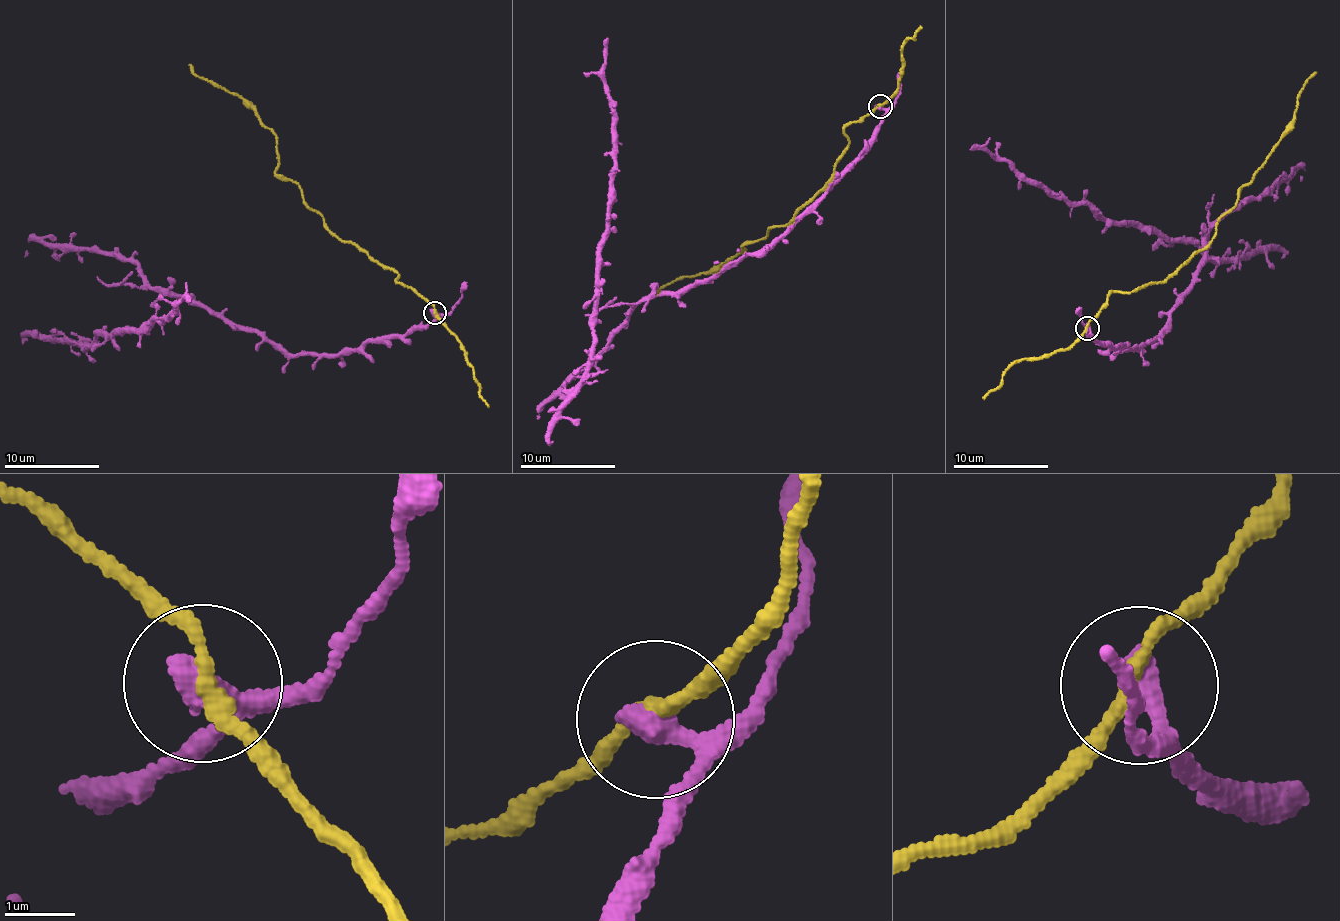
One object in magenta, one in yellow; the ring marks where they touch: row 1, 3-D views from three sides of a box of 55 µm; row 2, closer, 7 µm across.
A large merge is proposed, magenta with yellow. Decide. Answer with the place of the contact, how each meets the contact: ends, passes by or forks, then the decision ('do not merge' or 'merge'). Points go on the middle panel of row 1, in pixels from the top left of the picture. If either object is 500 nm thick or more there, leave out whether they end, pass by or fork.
(880, 106) | magenta passes by | yellow passes by | do not merge

